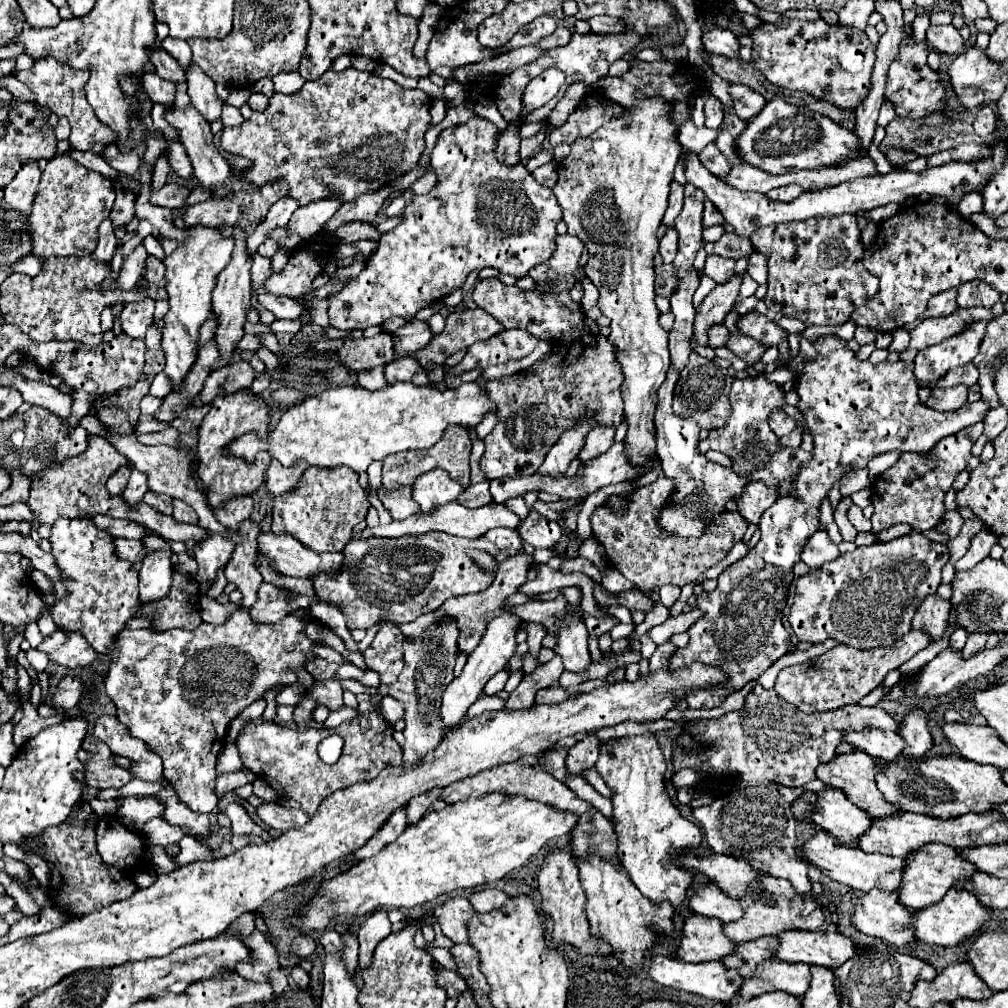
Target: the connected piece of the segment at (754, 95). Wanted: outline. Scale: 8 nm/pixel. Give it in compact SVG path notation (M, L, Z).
M731 84L729 92L733 92L735 96L735 114L745 122L755 118L767 104L767 100L759 92L741 84Z

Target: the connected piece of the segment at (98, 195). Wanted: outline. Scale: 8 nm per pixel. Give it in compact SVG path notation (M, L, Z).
M69 154L51 158L43 170L33 210L31 224L31 254L43 262L49 256L89 256L97 246L97 228L105 216L109 216L115 200L115 188L111 180L99 176L99 172L87 170Z

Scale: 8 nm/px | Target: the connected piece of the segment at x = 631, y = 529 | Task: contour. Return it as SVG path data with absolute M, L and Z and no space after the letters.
M659 476L653 484L635 490L627 516L607 516L607 512L599 510L595 510L591 516L593 536L605 546L609 564L615 566L637 588L647 592L655 592L665 584L679 588L685 584L695 584L705 570L717 566L725 558L735 542L743 540L743 534L749 526L749 522L739 512L725 512L723 520L719 520L719 524L715 524L715 528L705 532L699 540L667 536L657 530L657 516L659 508L667 502L667 496L671 496L671 488L671 480Z

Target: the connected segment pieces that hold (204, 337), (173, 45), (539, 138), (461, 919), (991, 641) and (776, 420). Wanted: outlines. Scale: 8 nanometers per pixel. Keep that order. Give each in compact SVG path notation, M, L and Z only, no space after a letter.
M211 316L209 320L205 320L205 324L201 326L201 332L199 332L199 348L201 348L207 340L213 338L213 334L215 334L215 326L217 326L215 316Z
M165 38L161 42L163 50L169 50L179 62L181 62L181 68L187 68L191 64L191 48L185 40L177 40L177 38Z
M539 132L537 136L531 136L531 138L523 138L523 144L521 144L521 160L529 160L531 156L535 156L541 146L543 146L543 140L545 140L545 132Z
M455 896L445 904L435 908L435 918L445 936L449 936L455 944L469 944L467 922L477 914L467 896Z
M995 632L993 634L969 634L967 644L961 650L963 658L971 658L971 656L975 656L977 652L981 652L985 648L995 648L999 642L1001 642L1001 638Z
M775 412L775 416L771 416L771 430L779 438L785 434L791 434L795 430L795 420L791 416L787 416L785 412Z

